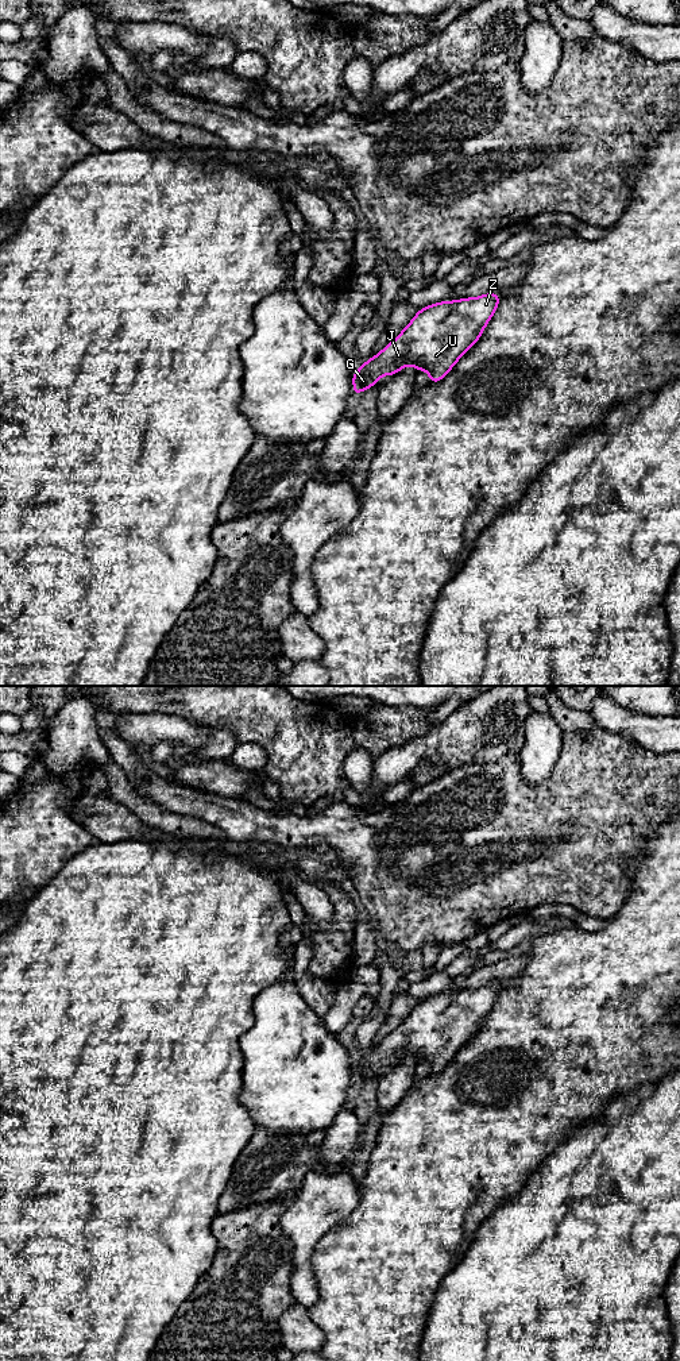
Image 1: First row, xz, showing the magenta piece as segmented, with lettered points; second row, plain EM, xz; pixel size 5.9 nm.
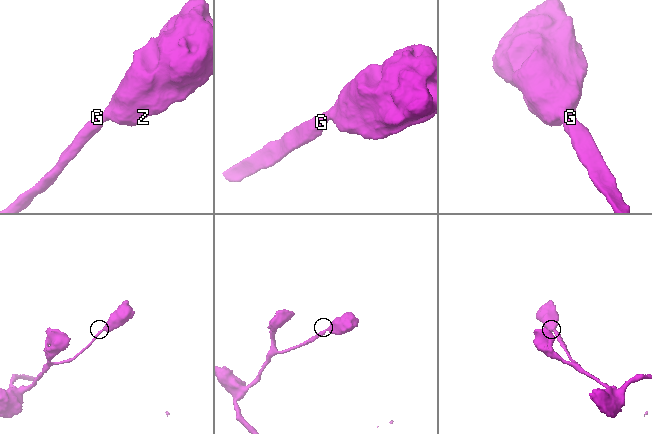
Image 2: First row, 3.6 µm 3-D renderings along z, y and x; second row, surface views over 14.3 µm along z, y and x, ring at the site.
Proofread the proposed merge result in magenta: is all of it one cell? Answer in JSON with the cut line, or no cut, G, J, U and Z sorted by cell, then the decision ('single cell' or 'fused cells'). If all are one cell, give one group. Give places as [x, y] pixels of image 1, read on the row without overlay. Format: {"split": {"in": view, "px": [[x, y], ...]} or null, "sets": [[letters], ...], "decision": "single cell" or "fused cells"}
{"split": null, "sets": [["G", "J", "U", "Z"]], "decision": "single cell"}

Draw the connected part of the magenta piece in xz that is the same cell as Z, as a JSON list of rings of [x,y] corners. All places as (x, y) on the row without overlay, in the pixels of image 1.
[[[488,983],[479,988],[455,992],[444,991],[418,1000],[412,1013],[394,1032],[371,1050],[364,1052],[358,1063],[353,1063],[353,1088],[378,1076],[382,1067],[395,1067],[407,1056],[413,1056],[417,1064],[426,1061],[430,1075],[440,1073],[457,1052],[480,1030],[486,1017],[499,996],[499,991],[499,986]]]

